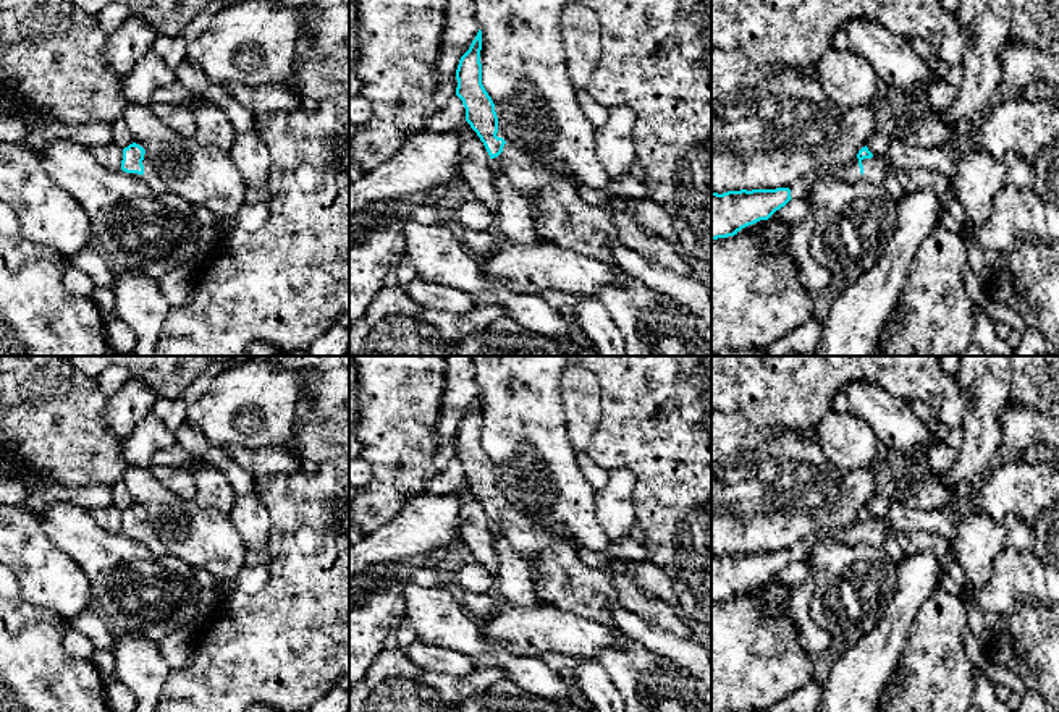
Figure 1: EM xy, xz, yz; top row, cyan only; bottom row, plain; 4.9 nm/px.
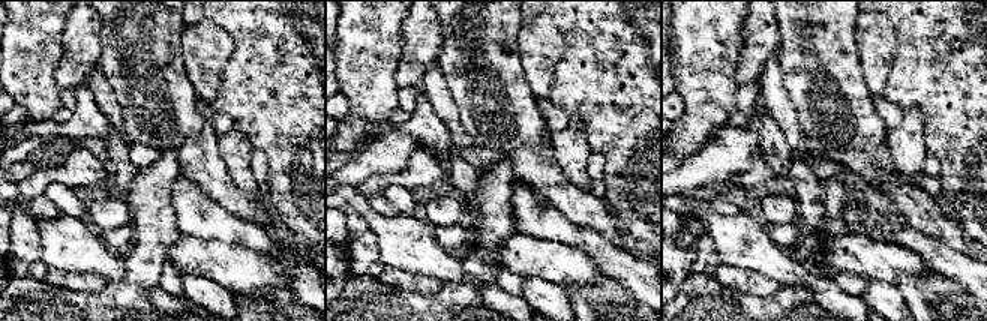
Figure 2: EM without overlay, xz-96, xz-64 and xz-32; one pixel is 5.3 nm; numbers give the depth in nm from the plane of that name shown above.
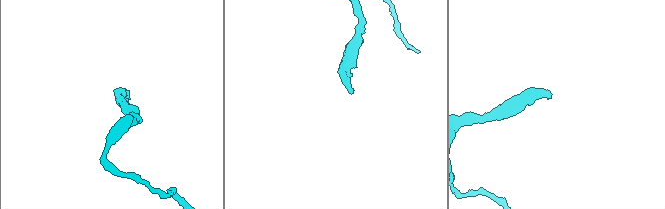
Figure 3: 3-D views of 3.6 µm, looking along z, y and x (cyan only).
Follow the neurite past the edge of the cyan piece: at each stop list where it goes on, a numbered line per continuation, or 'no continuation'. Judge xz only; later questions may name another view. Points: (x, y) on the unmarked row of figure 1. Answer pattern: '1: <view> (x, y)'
1: xz (563, 581)

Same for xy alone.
1: xy (151, 541)

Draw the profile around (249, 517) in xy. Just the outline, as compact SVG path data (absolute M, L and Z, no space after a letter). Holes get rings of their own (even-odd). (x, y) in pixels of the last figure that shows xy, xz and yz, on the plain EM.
M254 490L234 500L230 519L247 550L267 552L272 519L267 506Z

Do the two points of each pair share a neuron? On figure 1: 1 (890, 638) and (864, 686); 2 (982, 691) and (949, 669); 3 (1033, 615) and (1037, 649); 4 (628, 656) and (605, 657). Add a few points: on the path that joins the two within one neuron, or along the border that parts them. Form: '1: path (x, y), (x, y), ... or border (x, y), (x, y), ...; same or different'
1: path (880, 649), (864, 669), (864, 675); same
2: border (977, 667), (970, 695); different
3: path (1033, 623), (1033, 638), (1037, 641); same
4: path (623, 657), (610, 657); same

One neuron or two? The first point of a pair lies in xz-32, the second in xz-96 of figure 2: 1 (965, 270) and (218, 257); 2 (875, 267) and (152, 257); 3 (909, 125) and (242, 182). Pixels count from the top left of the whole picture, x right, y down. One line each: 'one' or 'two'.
1: two
2: two
3: one

